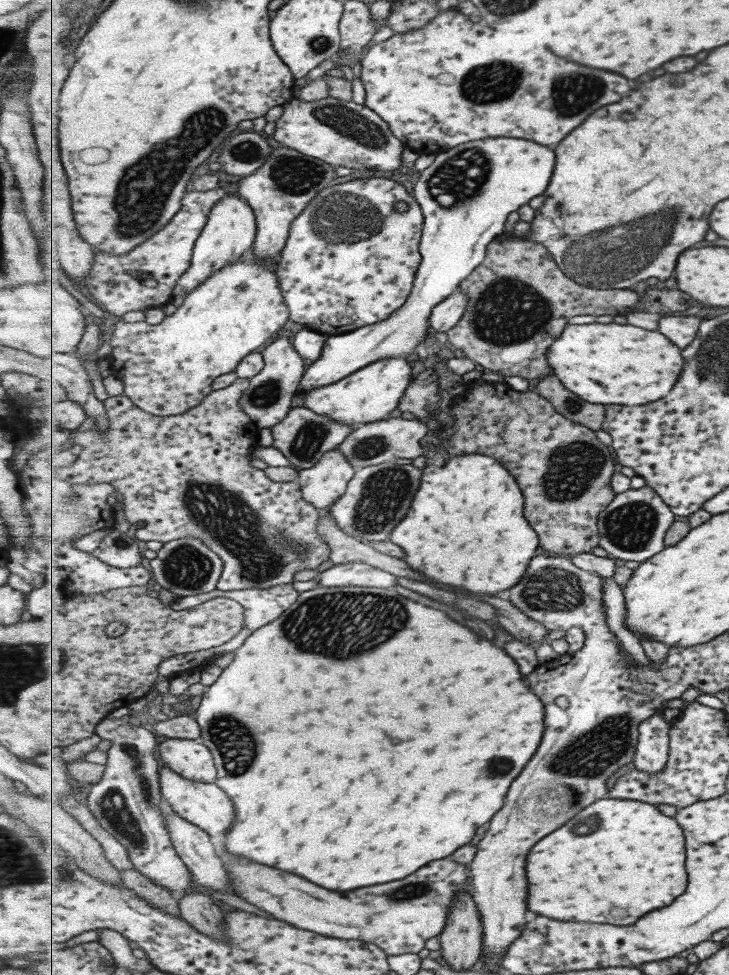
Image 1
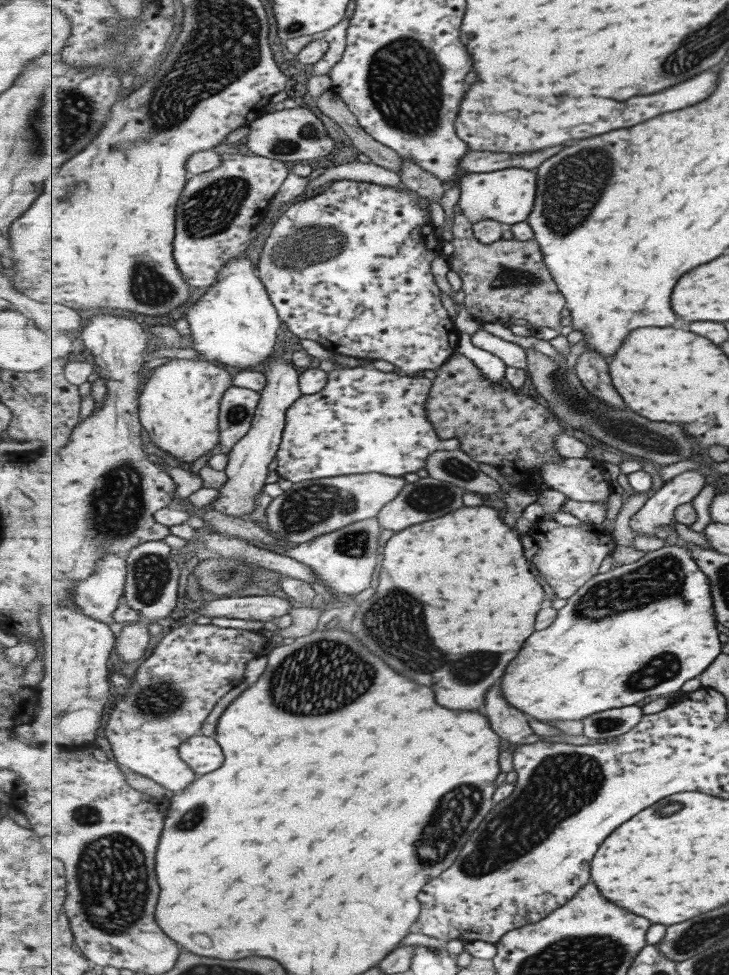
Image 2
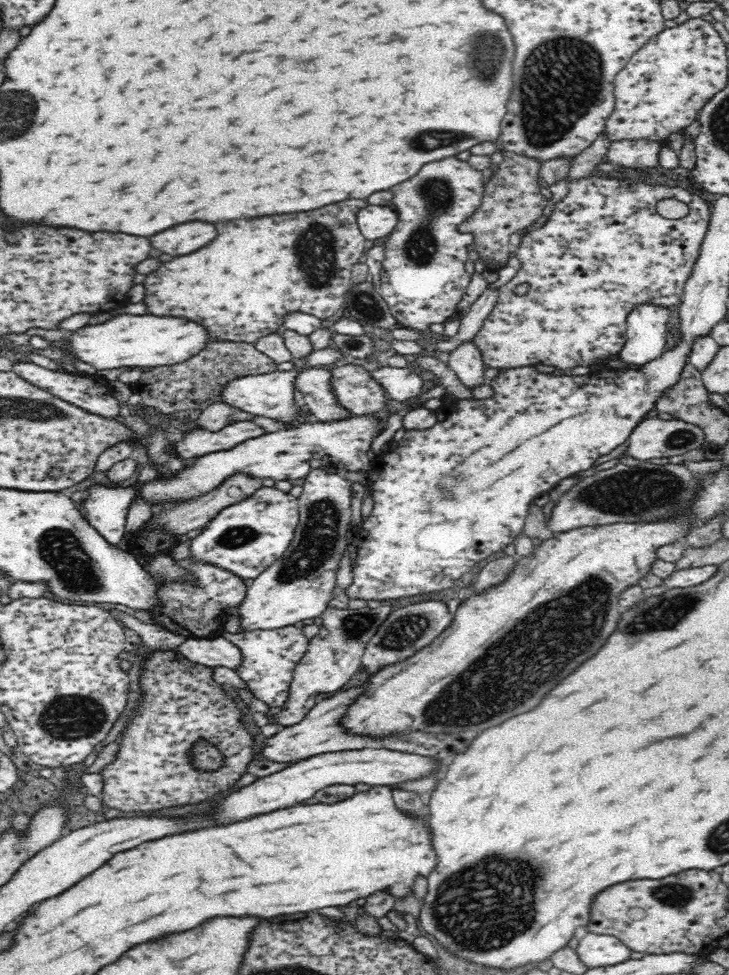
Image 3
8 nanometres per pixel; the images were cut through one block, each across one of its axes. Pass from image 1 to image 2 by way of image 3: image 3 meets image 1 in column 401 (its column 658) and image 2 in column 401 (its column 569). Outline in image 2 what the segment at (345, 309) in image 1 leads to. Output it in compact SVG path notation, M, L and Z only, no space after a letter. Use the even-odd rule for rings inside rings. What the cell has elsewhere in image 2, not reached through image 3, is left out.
M357 180L334 181L333 184L323 192L291 205L275 222L270 236L266 239L259 263L257 273L264 286L272 297L280 313L281 320L285 322L288 330L299 339L311 339L320 342L327 352L341 353L342 355L361 357L362 359L386 360L398 367L401 374L413 375L423 370L437 371L449 362L458 352L460 344L460 332L451 320L447 308L441 302L441 290L435 282L435 276L431 272L431 262L435 256L442 254L441 241L435 234L435 226L431 218L425 216L425 212L419 207L418 198L423 198L415 190L411 190L405 184L399 188L381 186L371 182L357 182Z

